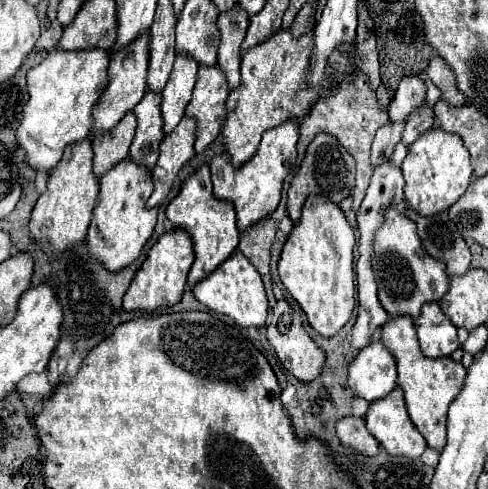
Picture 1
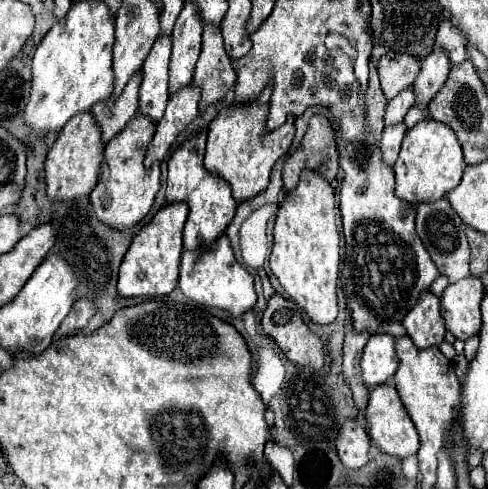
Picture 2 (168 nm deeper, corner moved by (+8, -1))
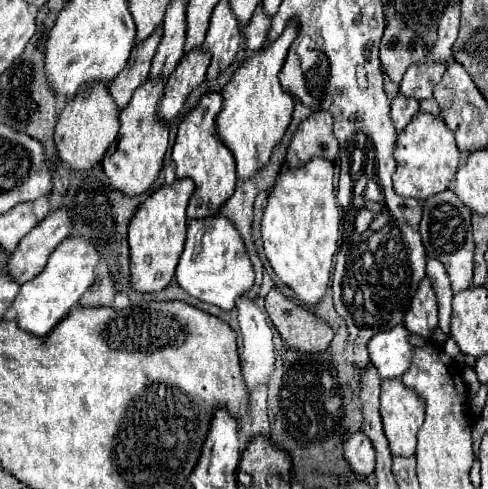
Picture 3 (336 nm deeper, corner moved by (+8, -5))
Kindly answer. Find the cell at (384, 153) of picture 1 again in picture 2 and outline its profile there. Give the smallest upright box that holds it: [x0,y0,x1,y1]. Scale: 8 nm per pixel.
[386,86,414,126]

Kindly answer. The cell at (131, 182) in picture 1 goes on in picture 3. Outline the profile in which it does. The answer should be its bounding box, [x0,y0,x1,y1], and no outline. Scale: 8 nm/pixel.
[102,80,168,198]

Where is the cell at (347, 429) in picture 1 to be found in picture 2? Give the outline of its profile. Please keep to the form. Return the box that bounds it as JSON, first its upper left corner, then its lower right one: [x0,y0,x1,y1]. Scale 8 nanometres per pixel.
[336,420,370,468]

